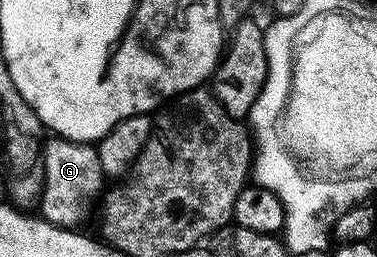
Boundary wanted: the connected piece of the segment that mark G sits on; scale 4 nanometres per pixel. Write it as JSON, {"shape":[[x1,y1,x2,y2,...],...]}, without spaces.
{"shape":[[49,138,43,144,43,183,39,197,40,215,51,224,72,229,78,222,87,200,98,199,101,183,107,176,99,162,96,147,89,142]]}

